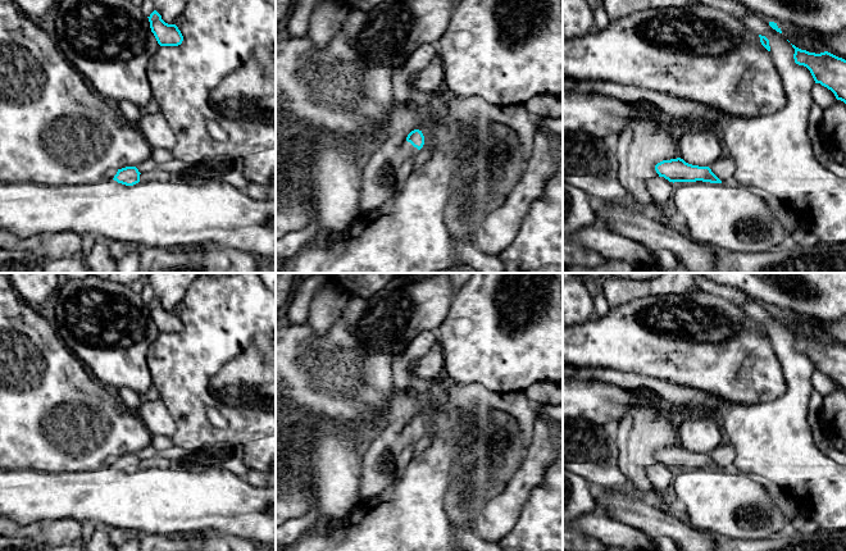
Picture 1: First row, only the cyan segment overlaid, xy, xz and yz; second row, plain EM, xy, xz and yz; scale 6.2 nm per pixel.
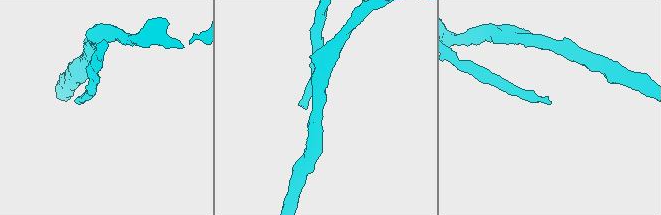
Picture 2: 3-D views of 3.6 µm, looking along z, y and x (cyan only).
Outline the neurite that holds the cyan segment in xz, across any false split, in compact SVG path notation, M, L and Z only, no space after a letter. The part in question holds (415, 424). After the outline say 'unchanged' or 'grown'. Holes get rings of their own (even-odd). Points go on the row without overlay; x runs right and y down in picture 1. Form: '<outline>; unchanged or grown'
M411 418L405 429L383 432L363 455L359 495L363 502L379 498L388 481L400 475L413 460L419 437L424 432L422 418Z; grown

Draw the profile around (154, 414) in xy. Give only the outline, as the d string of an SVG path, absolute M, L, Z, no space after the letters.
M142 399L136 414L151 436L170 438L176 432L176 423L162 400L149 401Z

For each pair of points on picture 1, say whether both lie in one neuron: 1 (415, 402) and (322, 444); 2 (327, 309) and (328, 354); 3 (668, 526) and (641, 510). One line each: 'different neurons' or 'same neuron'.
1: same neuron
2: different neurons
3: same neuron

